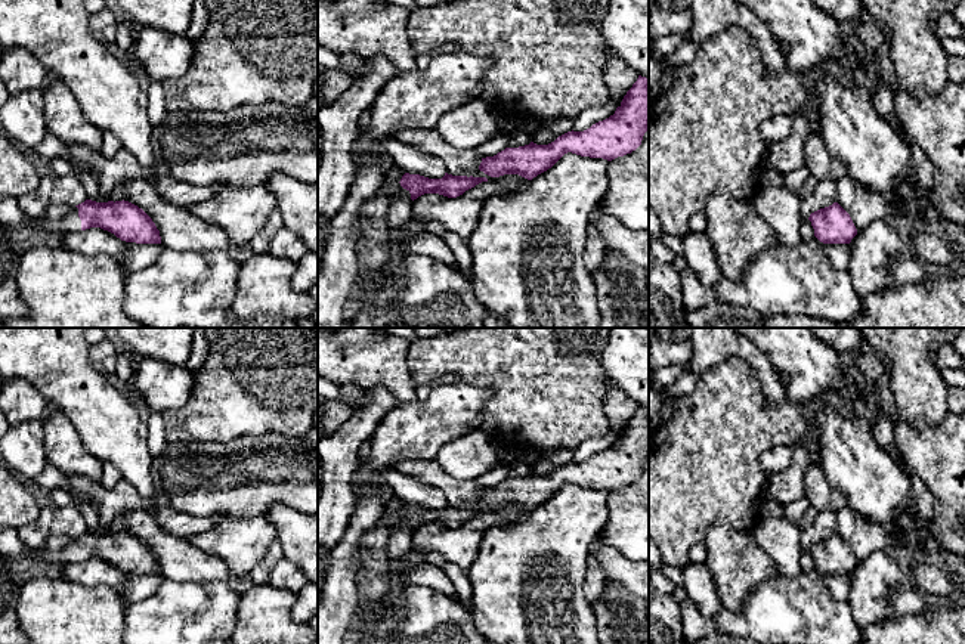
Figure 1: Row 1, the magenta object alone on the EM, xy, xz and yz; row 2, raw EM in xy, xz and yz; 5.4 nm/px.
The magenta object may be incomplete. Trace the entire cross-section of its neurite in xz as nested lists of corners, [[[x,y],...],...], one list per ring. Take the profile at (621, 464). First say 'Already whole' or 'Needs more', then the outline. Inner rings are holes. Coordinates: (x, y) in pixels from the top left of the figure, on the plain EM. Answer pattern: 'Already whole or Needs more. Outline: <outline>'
Already whole. Outline: [[[638,406],[615,445],[584,462],[567,462],[548,476],[505,479],[482,489],[479,501],[491,508],[519,505],[532,511],[565,484],[612,492],[635,482],[649,461],[649,409]]]

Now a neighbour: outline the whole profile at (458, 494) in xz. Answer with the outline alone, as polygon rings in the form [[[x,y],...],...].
[[[400,459],[396,461],[392,468],[408,476],[415,476],[420,480],[439,487],[445,493],[446,504],[452,507],[486,508],[488,513],[499,514],[513,524],[520,523],[529,514],[528,510],[519,505],[504,505],[499,508],[485,505],[479,501],[482,487],[471,482],[455,480],[446,474],[436,461]]]

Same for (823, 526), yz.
[[[833,511],[817,513],[813,524],[804,530],[802,545],[805,549],[811,544],[836,533],[836,514]]]

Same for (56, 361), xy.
[[[0,328],[0,375],[3,381],[25,380],[71,421],[87,452],[114,464],[137,493],[154,495],[154,456],[148,448],[146,422],[139,417],[130,391],[90,362],[87,328]]]

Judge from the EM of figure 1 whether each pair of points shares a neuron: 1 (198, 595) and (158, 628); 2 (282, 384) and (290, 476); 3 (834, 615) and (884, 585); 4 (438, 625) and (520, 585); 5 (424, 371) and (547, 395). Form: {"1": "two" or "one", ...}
{"1": "one", "2": "two", "3": "two", "4": "two", "5": "one"}

